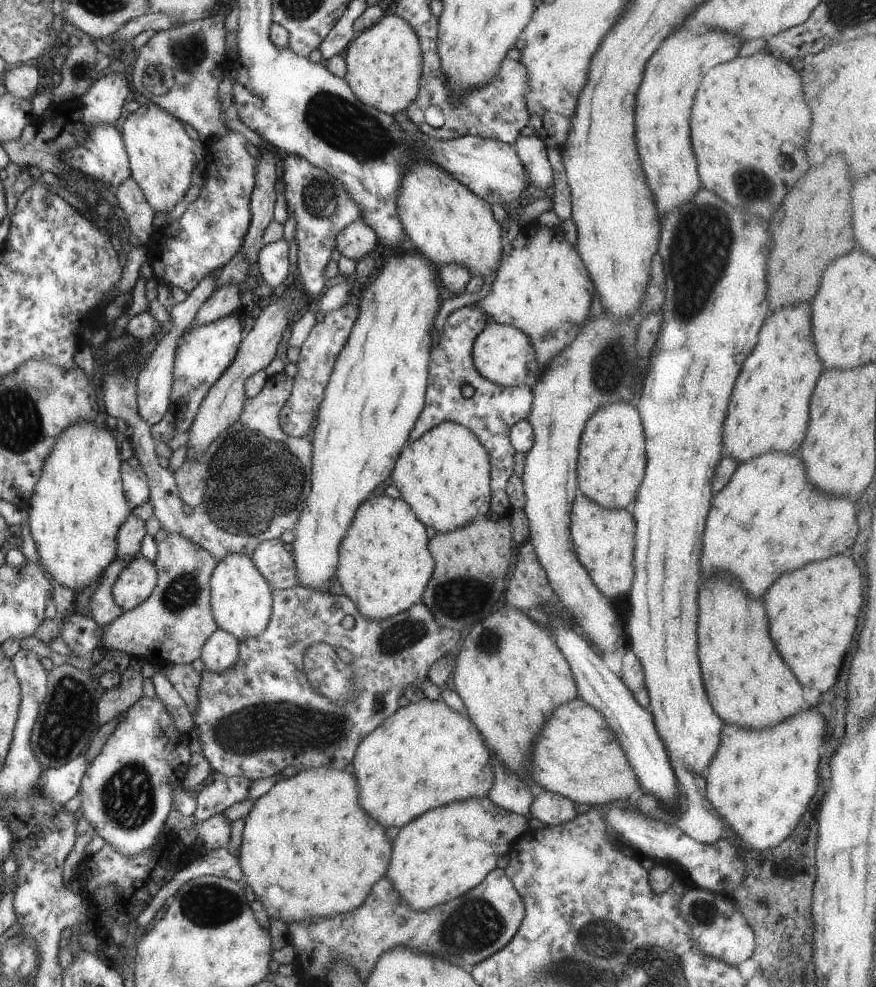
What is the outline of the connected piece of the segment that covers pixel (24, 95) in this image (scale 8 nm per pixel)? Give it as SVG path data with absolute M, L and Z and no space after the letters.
M24 63L6 68L2 75L2 83L6 92L9 92L14 98L29 101L41 88L39 77L41 77L41 72L36 66Z

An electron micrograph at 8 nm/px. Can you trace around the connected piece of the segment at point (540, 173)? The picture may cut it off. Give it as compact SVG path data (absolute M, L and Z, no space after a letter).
M536 136L518 137L513 148L527 174L527 184L548 192L552 184L553 172L543 142Z

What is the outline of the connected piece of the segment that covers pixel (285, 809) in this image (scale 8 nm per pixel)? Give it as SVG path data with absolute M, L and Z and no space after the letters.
M317 767L297 771L290 778L279 777L265 794L254 800L252 808L244 818L240 851L237 858L244 874L243 885L248 889L251 898L255 897L262 903L269 918L281 920L288 925L303 919L320 919L353 910L363 904L371 886L386 874L392 844L385 835L385 829L381 828L377 822L373 822L373 818L369 818L364 810L359 810L357 787L357 781L353 774L347 774L343 770Z

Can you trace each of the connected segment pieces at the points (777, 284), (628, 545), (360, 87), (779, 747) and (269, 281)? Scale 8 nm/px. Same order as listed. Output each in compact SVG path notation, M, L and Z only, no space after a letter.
M827 156L823 166L809 168L807 176L821 178L819 182L797 182L793 186L775 214L769 218L769 232L773 238L773 248L767 260L767 302L769 310L781 306L791 306L795 302L809 300L817 286L819 276L831 260L853 250L855 242L851 236L851 204L849 190L851 180L847 178L847 162L843 156Z
M584 494L574 496L570 508L570 535L577 560L584 566L596 589L608 600L623 594L633 576L634 522L627 509L604 509Z
M385 14L375 26L368 27L367 30L356 35L342 56L346 65L345 83L353 92L356 100L359 100L364 106L371 106L387 115L395 115L397 112L405 111L417 97L422 74L422 52L414 31L399 16Z
M813 708L759 730L723 725L719 746L705 768L705 804L739 836L738 845L759 852L793 832L817 790L823 730L823 716Z
M284 238L262 246L259 250L257 268L270 292L278 292L288 281L288 254L288 243Z

